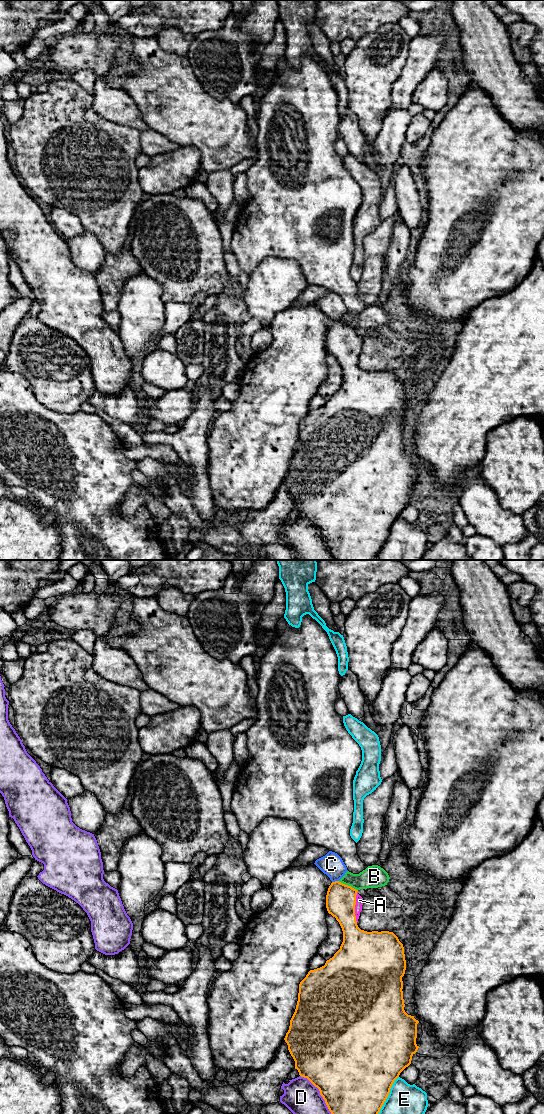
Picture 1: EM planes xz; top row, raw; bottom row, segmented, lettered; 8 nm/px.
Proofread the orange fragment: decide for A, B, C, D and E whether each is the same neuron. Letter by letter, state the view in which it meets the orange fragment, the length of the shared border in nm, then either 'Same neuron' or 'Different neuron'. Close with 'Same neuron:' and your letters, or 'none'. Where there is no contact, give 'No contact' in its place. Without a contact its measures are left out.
A: Touches orange in xz. Shared border 240 nm. Same neuron
B: Touches orange in xz. Shared border 180 nm. Different neuron
C: Touches orange in xz. Shared border 60 nm. Different neuron
D: Touches orange in xz. Shared border 460 nm. Different neuron
E: Touches orange in xz. Shared border 400 nm. Different neuron
Same neuron: A

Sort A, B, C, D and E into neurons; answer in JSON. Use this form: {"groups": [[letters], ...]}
{"groups": [["A"], ["B"], ["C"], ["D"], ["E"]]}

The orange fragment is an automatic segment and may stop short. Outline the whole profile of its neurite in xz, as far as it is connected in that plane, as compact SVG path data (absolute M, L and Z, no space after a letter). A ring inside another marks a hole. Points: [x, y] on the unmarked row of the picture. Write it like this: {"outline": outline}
{"outline": "M339 321L332 322L326 335L326 348L329 354L336 358L343 371L343 382L340 389L332 398L326 401L325 405L310 410L306 417L299 424L298 441L295 452L290 460L289 470L284 478L288 485L288 490L295 501L295 509L301 517L307 518L320 531L320 535L335 560L376 560L380 549L386 541L394 521L400 513L411 504L412 496L417 492L419 486L416 484L418 460L414 456L408 455L405 450L403 439L402 417L406 410L406 400L403 384L398 377L389 371L361 370L358 365L360 352L362 351L363 338L358 334L358 330L345 325Z"}

